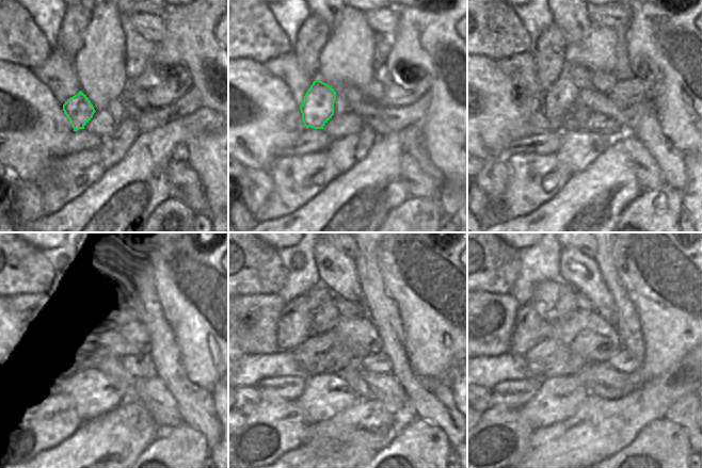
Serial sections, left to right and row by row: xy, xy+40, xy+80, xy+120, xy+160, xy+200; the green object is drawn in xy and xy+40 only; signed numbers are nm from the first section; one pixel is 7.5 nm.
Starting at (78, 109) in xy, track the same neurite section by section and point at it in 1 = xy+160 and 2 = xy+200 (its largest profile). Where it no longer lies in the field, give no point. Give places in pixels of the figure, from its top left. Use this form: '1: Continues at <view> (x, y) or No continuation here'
1: Continues at xy+160 (325, 318)
2: Continues at xy+200 (565, 305).

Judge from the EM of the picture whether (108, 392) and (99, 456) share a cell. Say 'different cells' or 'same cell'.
different cells

